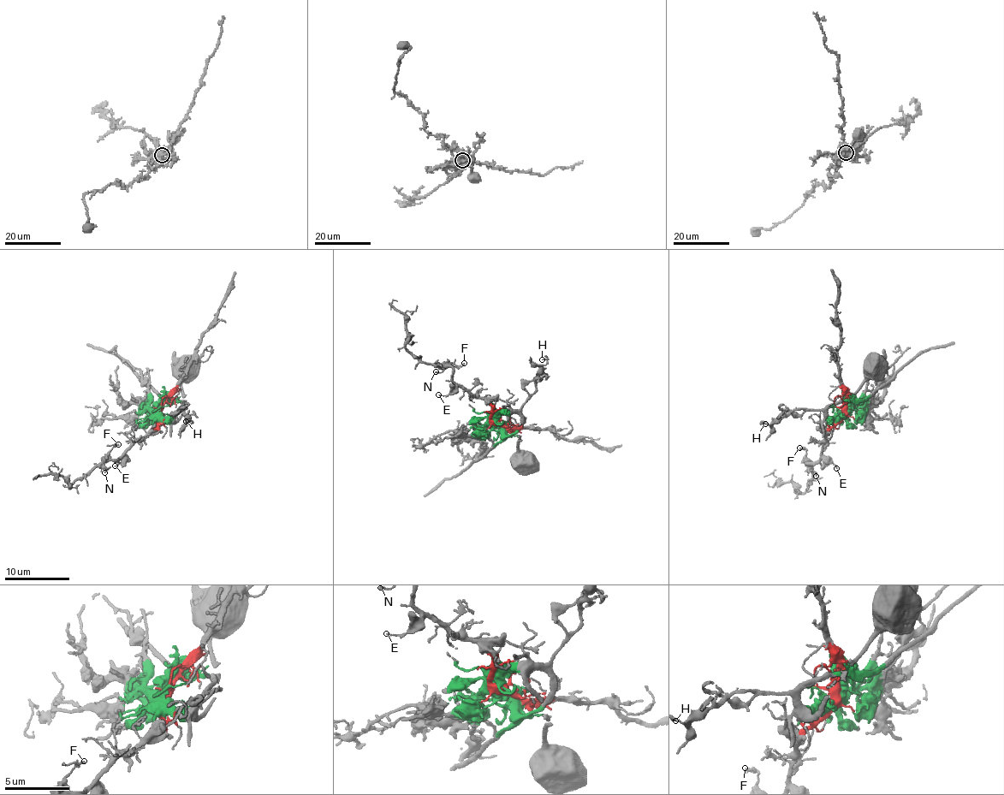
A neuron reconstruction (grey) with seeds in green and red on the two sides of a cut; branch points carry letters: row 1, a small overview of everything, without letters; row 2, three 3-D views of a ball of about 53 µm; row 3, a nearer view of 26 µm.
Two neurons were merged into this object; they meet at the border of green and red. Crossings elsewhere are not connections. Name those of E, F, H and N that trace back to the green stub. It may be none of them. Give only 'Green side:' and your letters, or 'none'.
Green side: H

